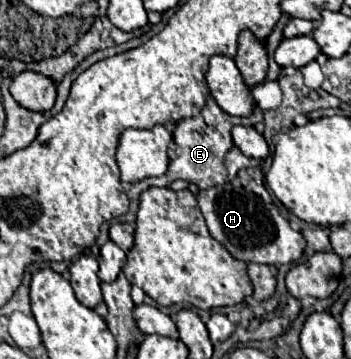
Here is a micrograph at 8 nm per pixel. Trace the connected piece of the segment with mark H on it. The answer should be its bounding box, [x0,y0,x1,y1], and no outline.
[197,184,305,264]

